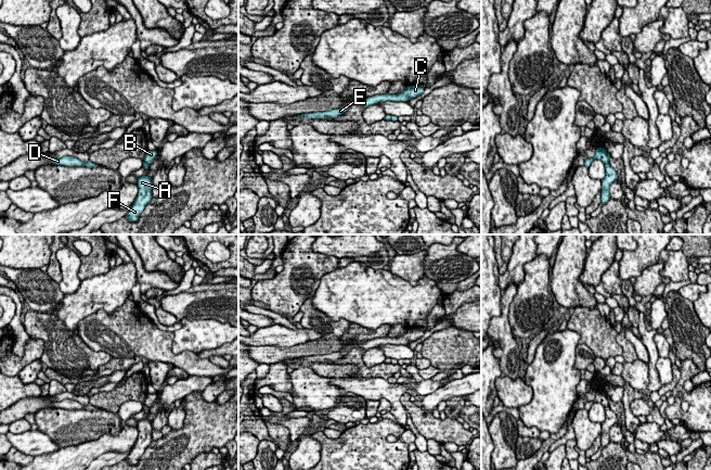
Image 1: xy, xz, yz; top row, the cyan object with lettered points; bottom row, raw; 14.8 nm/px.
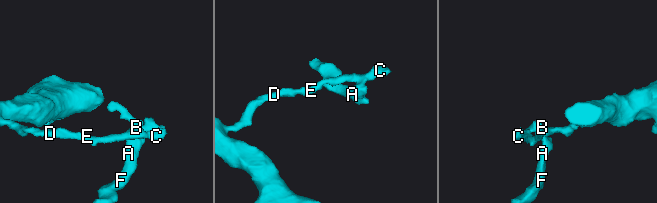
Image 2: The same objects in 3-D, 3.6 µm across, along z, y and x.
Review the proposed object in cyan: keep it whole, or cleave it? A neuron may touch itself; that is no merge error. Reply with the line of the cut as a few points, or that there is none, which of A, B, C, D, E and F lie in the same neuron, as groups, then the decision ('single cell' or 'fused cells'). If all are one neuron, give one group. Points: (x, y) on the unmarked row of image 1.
cut yz (605, 406), (608, 407); groups A F / B C D E; fused cells

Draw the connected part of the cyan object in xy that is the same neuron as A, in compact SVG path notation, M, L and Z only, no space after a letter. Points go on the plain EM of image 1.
M142 419L137 424L139 430L139 436L138 440L125 459L130 465L137 465L140 457L144 454L145 449L150 446L152 443L152 421L148 419Z

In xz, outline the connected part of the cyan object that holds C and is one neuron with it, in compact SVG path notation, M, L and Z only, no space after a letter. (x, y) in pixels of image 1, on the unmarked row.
M408 329L406 332L399 338L389 338L388 335L385 338L375 338L367 342L360 343L358 346L363 348L364 351L367 351L378 345L385 345L385 344L409 344L410 342L423 338L424 333L425 331L421 331L417 329Z

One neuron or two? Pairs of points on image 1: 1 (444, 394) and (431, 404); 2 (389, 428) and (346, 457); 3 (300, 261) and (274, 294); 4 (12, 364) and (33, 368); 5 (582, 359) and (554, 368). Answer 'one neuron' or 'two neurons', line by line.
1: one neuron
2: one neuron
3: one neuron
4: two neurons
5: two neurons

